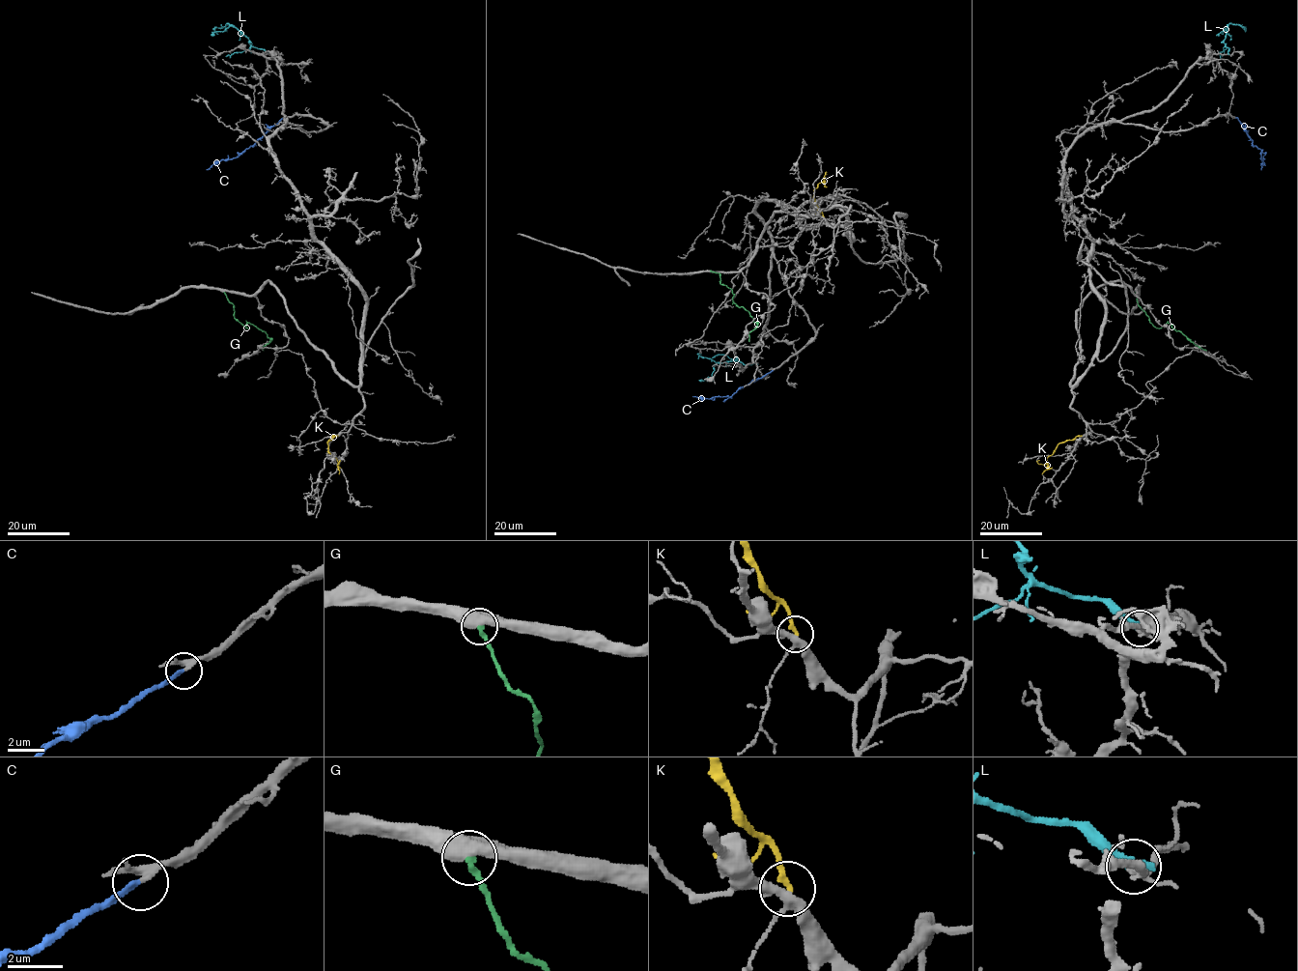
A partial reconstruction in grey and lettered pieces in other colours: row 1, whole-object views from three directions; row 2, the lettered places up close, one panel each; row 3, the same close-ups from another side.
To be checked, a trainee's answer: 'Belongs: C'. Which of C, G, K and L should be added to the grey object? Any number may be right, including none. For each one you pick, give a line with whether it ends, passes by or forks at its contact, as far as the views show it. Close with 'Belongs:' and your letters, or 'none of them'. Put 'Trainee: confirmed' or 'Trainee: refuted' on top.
Trainee: confirmed
C: It ends there
Belongs: C

